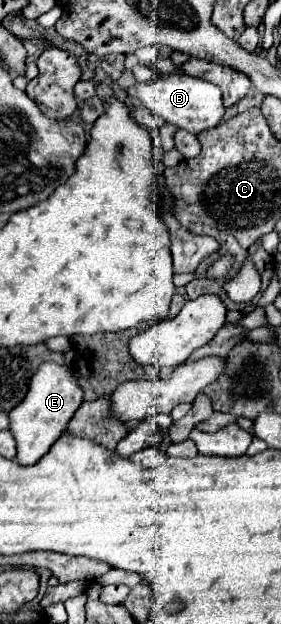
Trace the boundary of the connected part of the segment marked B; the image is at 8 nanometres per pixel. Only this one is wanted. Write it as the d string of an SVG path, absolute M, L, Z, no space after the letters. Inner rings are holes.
M183 70L161 76L161 78L151 80L151 82L137 84L135 98L139 104L147 106L155 118L163 118L165 122L171 122L177 128L183 128L183 130L193 132L193 134L215 128L225 114L221 90L215 84L209 84L207 80L185 74Z

